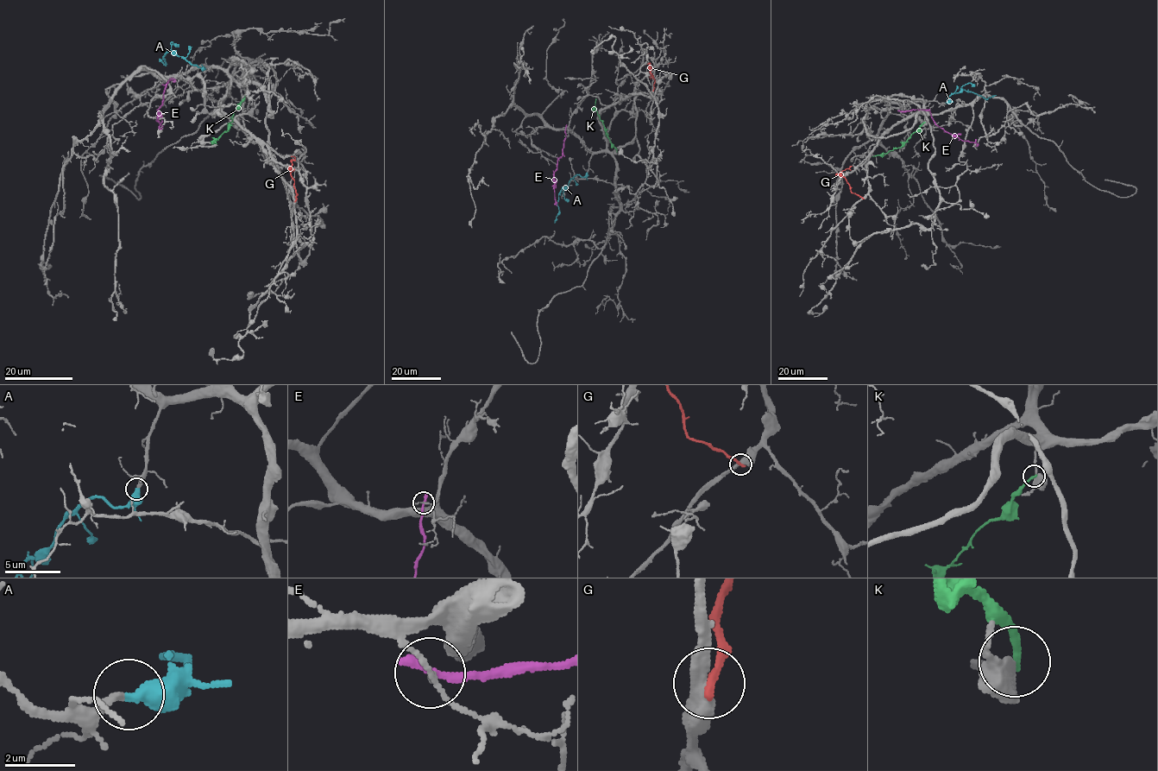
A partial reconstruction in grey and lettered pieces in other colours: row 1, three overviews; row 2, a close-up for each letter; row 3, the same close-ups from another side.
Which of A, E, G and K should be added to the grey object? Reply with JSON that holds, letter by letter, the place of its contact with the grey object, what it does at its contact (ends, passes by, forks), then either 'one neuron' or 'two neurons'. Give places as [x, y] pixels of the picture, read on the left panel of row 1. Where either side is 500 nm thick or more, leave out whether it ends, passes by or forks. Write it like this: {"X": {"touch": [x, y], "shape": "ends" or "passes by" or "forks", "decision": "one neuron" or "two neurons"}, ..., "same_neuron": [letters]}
{"A": {"touch": [204, 68], "decision": "one neuron"}, "E": {"touch": [174, 81], "shape": "ends", "decision": "two neurons"}, "G": {"touch": [295, 201], "shape": "ends", "decision": "two neurons"}, "K": {"touch": [244, 96], "shape": "ends", "decision": "two neurons"}, "same_neuron": ["A"]}

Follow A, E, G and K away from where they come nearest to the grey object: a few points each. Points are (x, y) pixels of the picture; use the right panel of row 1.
A: (946, 103), (950, 101), (947, 97), (961, 89), (985, 98), (996, 95)
E: (900, 111), (928, 110), (934, 122), (946, 131), (963, 140), (978, 143)
G: (863, 198), (852, 192), (841, 173), (852, 166)
K: (924, 122), (900, 147), (872, 156)

